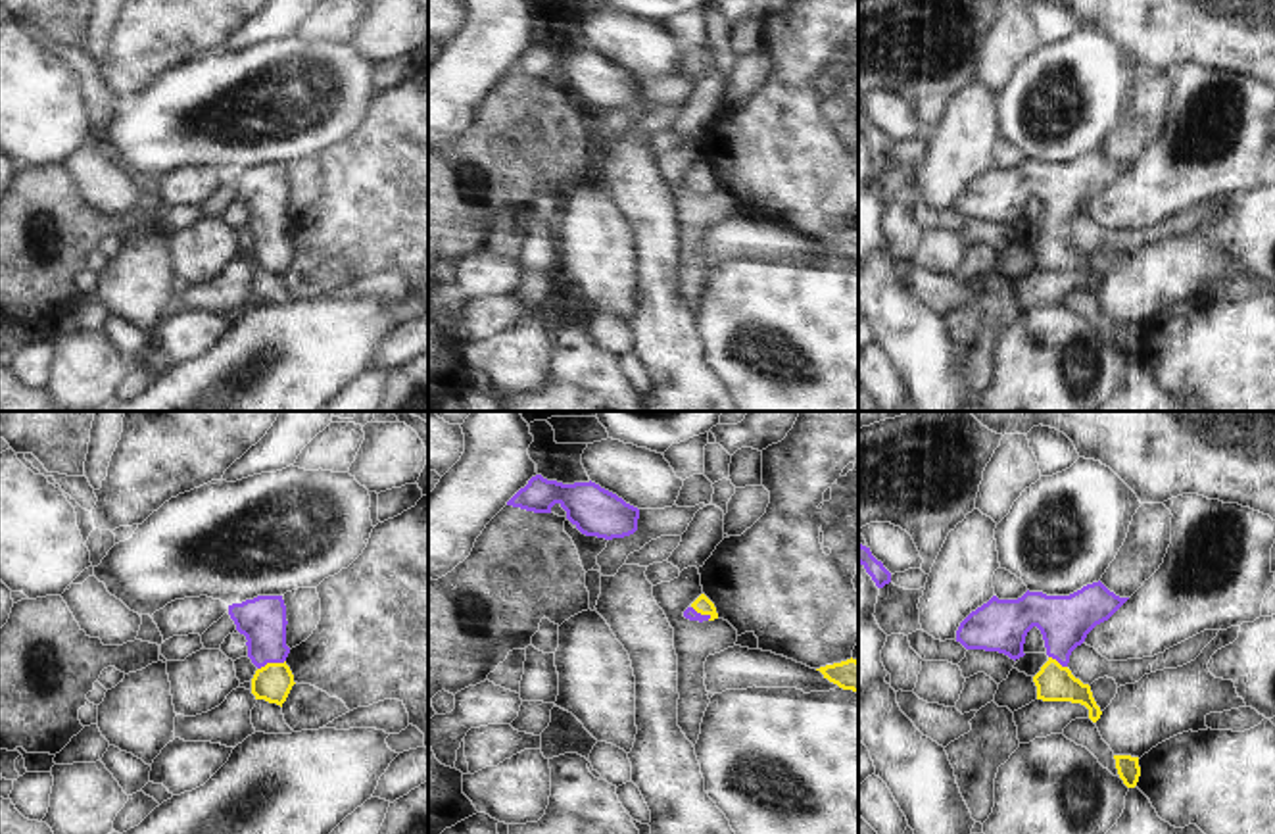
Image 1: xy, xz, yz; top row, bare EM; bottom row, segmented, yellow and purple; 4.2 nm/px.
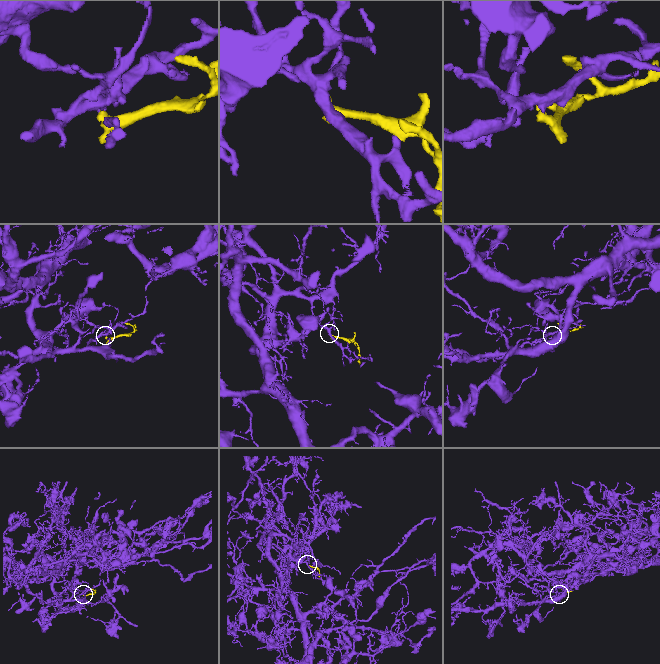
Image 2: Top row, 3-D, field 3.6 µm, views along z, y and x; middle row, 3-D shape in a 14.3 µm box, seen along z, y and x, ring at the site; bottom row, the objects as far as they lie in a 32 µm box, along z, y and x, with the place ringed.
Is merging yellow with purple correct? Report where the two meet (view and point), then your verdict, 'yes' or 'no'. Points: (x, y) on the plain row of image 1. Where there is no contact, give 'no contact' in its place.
contact xy (271, 233); yes

